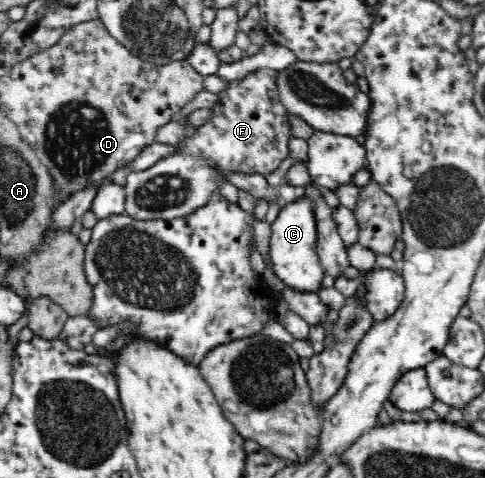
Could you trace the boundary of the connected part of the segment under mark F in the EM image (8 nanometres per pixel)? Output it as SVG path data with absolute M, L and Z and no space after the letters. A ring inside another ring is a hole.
M258 69L254 72L250 72L246 74L244 78L240 80L232 80L228 83L228 86L225 90L218 93L219 103L216 106L212 107L212 113L210 119L204 123L202 126L198 128L198 132L196 132L196 136L194 138L190 138L190 140L186 140L186 142L182 142L182 144L174 144L180 149L182 152L180 154L174 154L174 156L170 156L170 158L162 158L160 162L156 162L156 166L152 166L147 169L142 169L139 171L130 171L127 173L127 180L125 185L123 185L123 189L125 192L125 213L127 215L132 216L132 218L138 220L146 220L146 219L175 219L176 217L181 217L182 215L190 214L194 212L198 207L204 206L206 204L207 199L210 198L210 195L214 191L218 191L218 180L225 180L223 178L223 174L226 171L238 171L243 173L258 173L264 176L268 176L268 174L272 174L284 158L288 156L288 141L291 139L289 128L285 123L287 117L287 111L285 106L282 105L282 102L279 98L279 92L277 91L277 85L272 76L270 76L270 72L267 70Z

